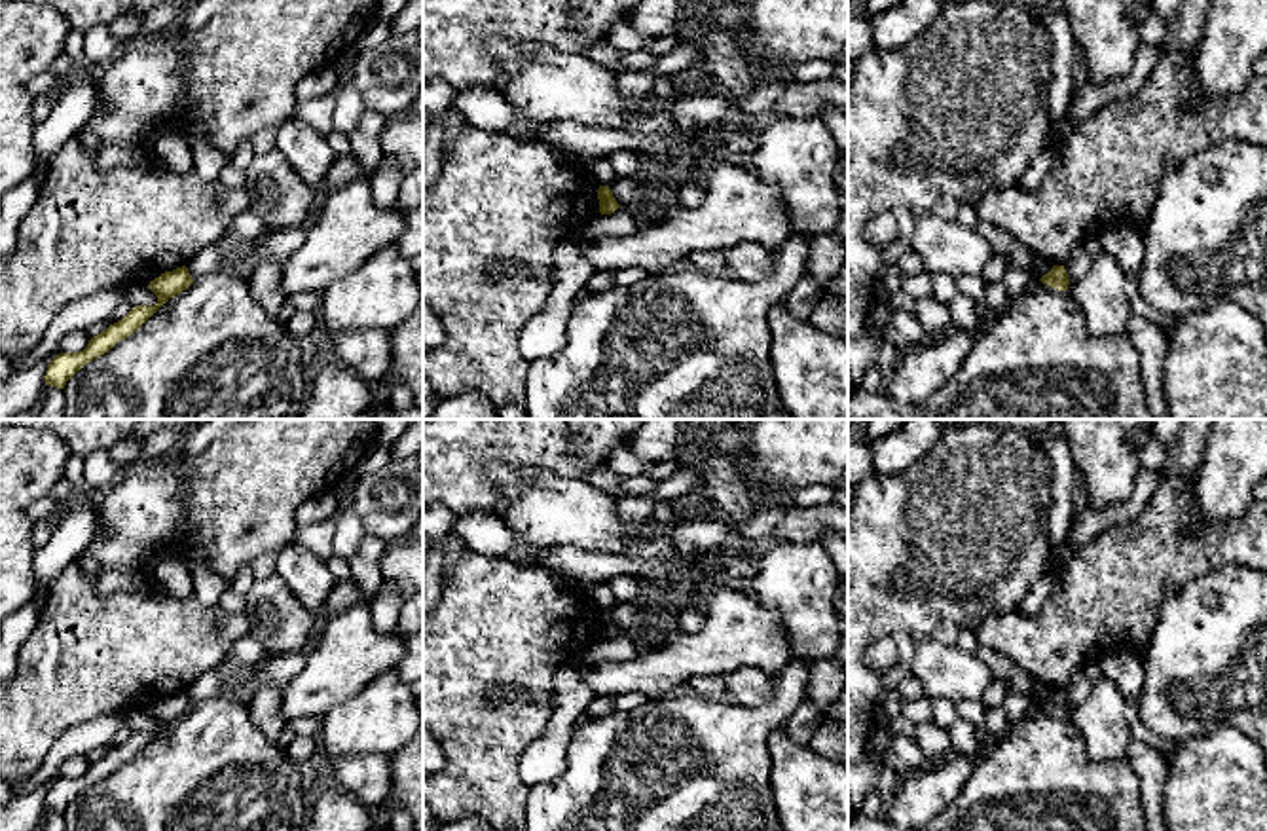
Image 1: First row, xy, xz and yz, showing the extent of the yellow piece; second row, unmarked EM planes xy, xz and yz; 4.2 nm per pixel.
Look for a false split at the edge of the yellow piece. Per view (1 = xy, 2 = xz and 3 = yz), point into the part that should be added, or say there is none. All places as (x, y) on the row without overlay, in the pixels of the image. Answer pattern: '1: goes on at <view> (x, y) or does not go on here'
1: does not go on here
2: does not go on here
3: does not go on here

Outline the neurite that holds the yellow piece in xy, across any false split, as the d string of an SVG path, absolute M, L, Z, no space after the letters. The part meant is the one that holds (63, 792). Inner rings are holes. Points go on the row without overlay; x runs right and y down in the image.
M186 691L165 696L150 706L148 711L157 721L157 727L154 730L133 732L121 746L93 761L83 776L55 780L44 801L46 810L64 814L66 806L83 789L108 778L118 766L137 757L169 723L186 715L192 708L193 704Z

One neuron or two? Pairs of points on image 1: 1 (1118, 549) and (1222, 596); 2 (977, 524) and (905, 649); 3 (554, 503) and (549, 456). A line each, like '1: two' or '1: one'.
1: two
2: one
3: two

